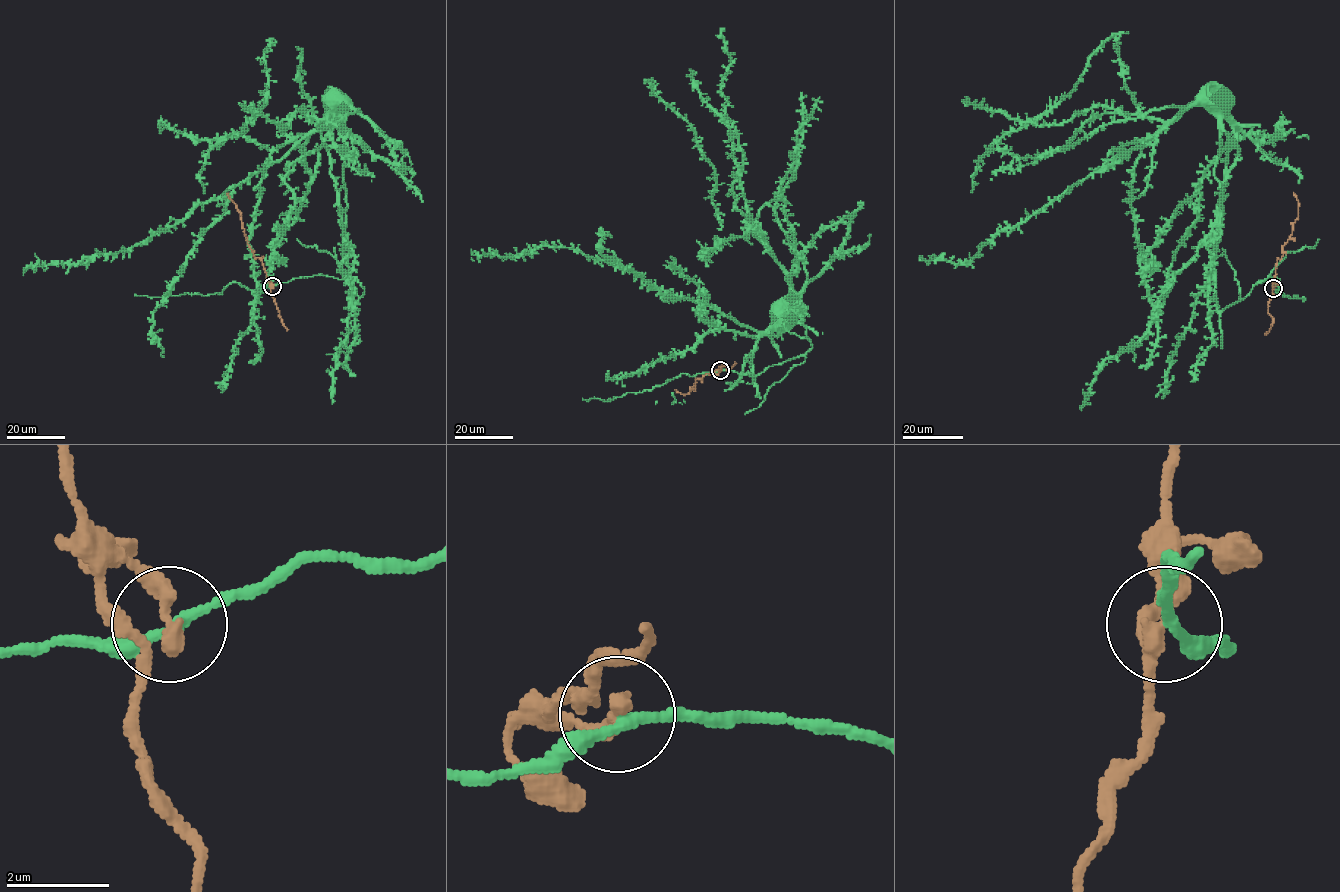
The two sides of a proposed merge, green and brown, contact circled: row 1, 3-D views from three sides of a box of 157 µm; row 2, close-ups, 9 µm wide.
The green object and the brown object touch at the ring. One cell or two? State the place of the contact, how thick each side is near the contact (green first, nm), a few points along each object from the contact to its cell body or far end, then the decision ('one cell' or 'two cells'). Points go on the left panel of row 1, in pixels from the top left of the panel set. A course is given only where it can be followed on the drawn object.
(272, 286) | 180/400 nm | green via (272, 286), (320, 274), (355, 280), (364, 293), (354, 309), (347, 264), (340, 115), (351, 106), (348, 100) | brown via (272, 286), (262, 261), (254, 256), (248, 245), (240, 215), (227, 193) | two cells

